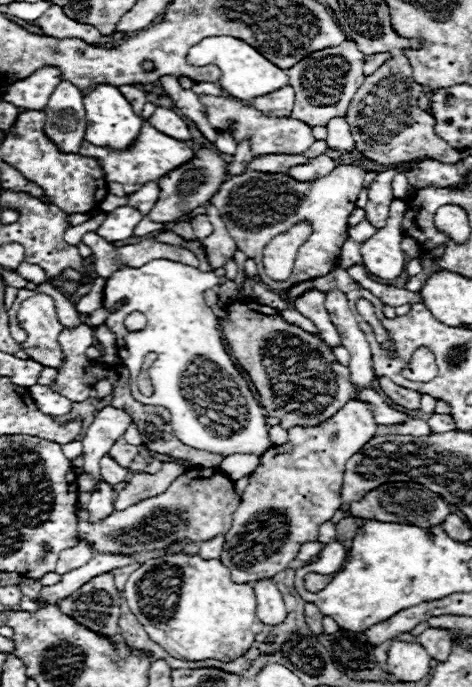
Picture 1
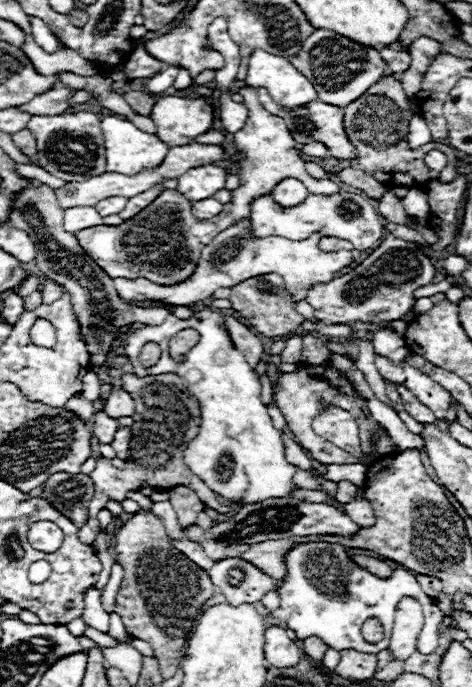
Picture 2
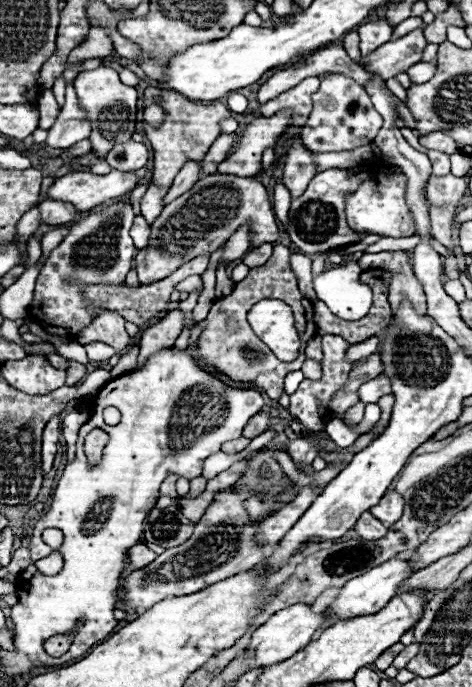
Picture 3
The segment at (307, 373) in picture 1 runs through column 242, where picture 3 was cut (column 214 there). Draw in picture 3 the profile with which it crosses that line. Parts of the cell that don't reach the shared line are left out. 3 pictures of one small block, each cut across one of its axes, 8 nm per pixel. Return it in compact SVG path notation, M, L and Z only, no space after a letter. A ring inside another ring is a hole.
M278 244L278 246L274 246L274 252L272 252L272 256L270 256L270 260L268 260L268 262L266 262L264 266L258 266L258 268L252 268L252 270L250 270L250 274L248 274L248 276L246 276L246 278L244 278L242 282L238 282L238 284L234 286L234 290L232 290L232 294L230 294L230 296L224 296L224 298L220 298L220 300L216 300L216 302L212 304L212 308L210 308L210 314L208 314L208 318L204 320L204 330L202 330L202 334L198 336L198 342L196 342L196 352L194 352L194 356L196 356L196 360L202 360L202 362L204 362L206 366L212 366L212 368L216 368L216 370L218 370L218 372L222 372L224 376L228 376L228 378L230 378L232 382L250 382L252 386L256 386L256 388L262 388L262 392L266 392L266 394L268 394L268 398L272 398L272 400L278 400L278 398L280 398L280 392L282 392L282 388L284 388L284 376L286 376L288 372L294 372L294 370L301 369L302 364L306 360L306 357L304 357L304 349L306 347L306 344L311 338L313 338L313 334L315 336L317 333L317 328L314 322L312 320L308 320L308 312L312 314L312 304L310 304L310 302L306 300L306 308L304 308L304 306L302 306L302 298L304 298L304 296L300 294L300 290L298 290L298 282L296 282L296 276L294 276L294 272L292 272L292 268L290 268L290 250L288 250L286 246L282 246L282 244ZM264 298L280 298L280 300L284 300L284 302L286 302L286 304L288 304L288 306L292 308L292 312L294 312L294 318L296 318L298 322L310 322L310 323L312 322L311 323L312 327L307 327L307 328L312 328L312 333L303 333L300 336L301 339L300 355L298 358L296 358L296 360L294 360L294 362L280 362L278 358L274 358L274 354L272 354L272 352L270 352L270 350L268 350L268 348L266 348L266 346L264 346L262 342L258 342L258 338L256 338L256 334L254 334L254 332L250 332L250 328L248 328L248 322L246 322L246 314L248 314L248 310L250 310L250 308L252 308L252 306L254 306L256 302L260 302L260 300L264 300Z

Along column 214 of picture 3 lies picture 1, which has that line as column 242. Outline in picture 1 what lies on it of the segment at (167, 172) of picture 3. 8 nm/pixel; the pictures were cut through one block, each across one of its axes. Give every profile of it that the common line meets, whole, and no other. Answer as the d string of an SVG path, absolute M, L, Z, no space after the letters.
M200 96L200 102L206 106L208 112L208 122L212 128L226 128L228 120L238 122L238 128L234 132L234 140L242 142L250 138L252 142L252 156L262 156L262 154L302 154L314 144L312 128L308 124L302 124L300 120L292 118L272 118L262 112L258 112L252 104L240 102L236 98L224 98L224 96Z

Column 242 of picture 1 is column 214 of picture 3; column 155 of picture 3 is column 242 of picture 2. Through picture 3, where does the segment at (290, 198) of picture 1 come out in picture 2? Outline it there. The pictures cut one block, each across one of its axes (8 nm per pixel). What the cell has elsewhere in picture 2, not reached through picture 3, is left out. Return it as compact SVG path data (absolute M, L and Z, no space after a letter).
M242 220L240 224L234 224L232 228L226 228L216 236L208 246L202 248L200 260L196 264L194 274L178 284L162 286L154 284L146 278L116 278L114 286L120 292L120 298L126 302L154 302L154 300L164 300L166 304L176 304L176 306L190 306L198 300L206 300L212 296L216 288L232 288L252 276L262 276L276 272L284 278L286 288L292 292L294 300L306 298L308 288L314 282L328 282L340 272L344 266L352 262L352 252L338 250L338 252L322 252L318 248L320 236L310 236L306 240L288 240L280 236L268 236L268 238L252 238L248 234L248 224L250 220Z

